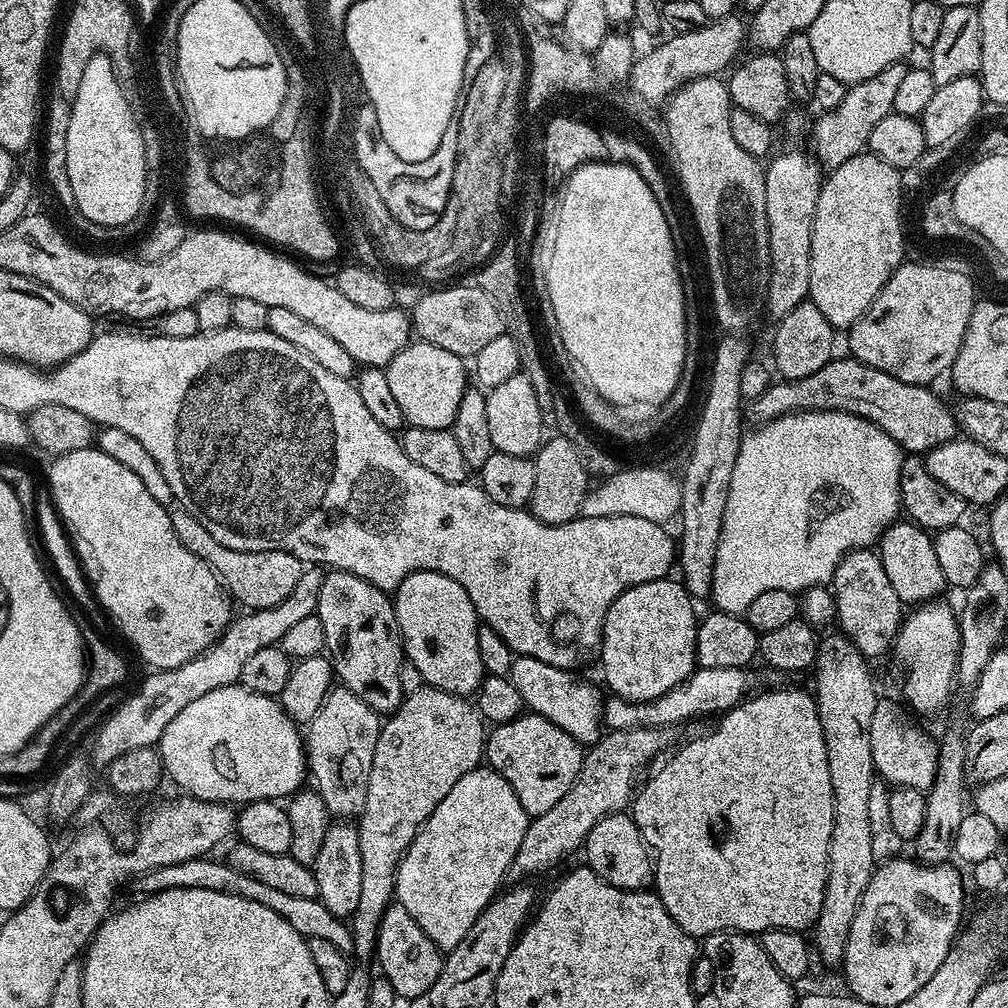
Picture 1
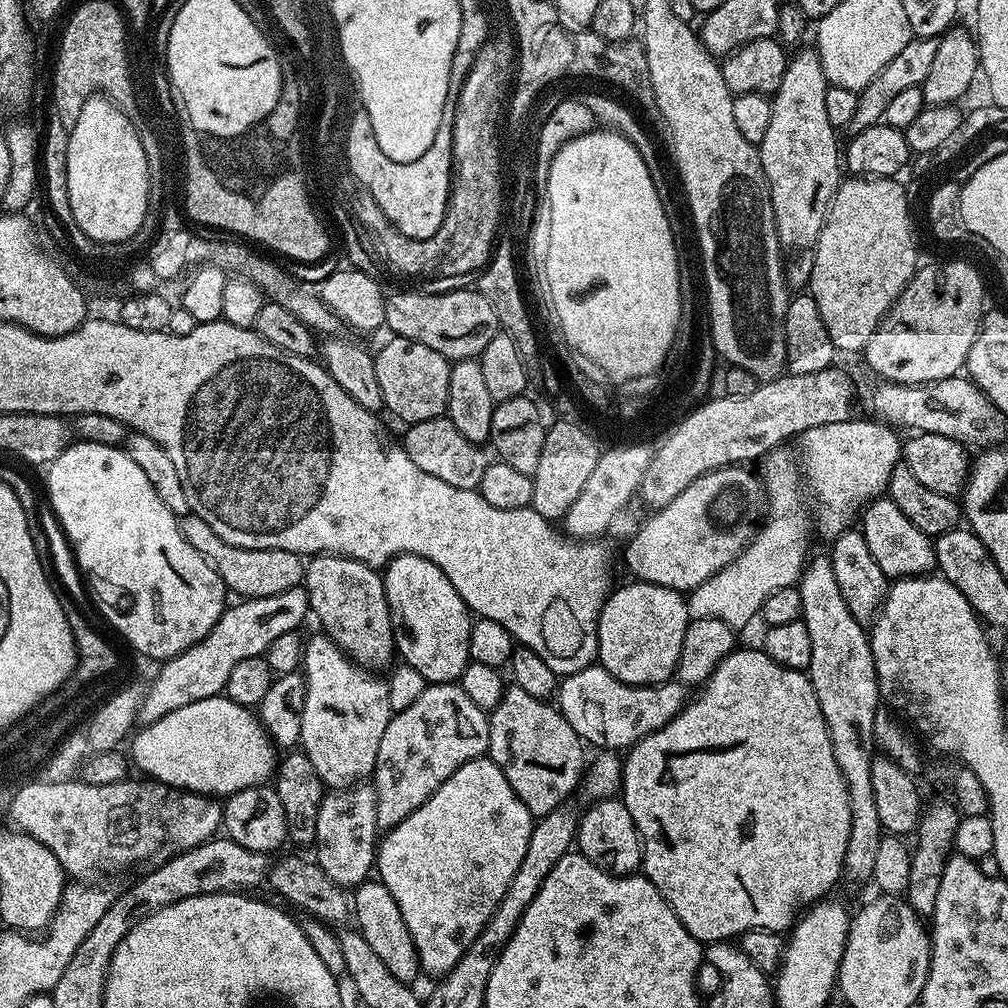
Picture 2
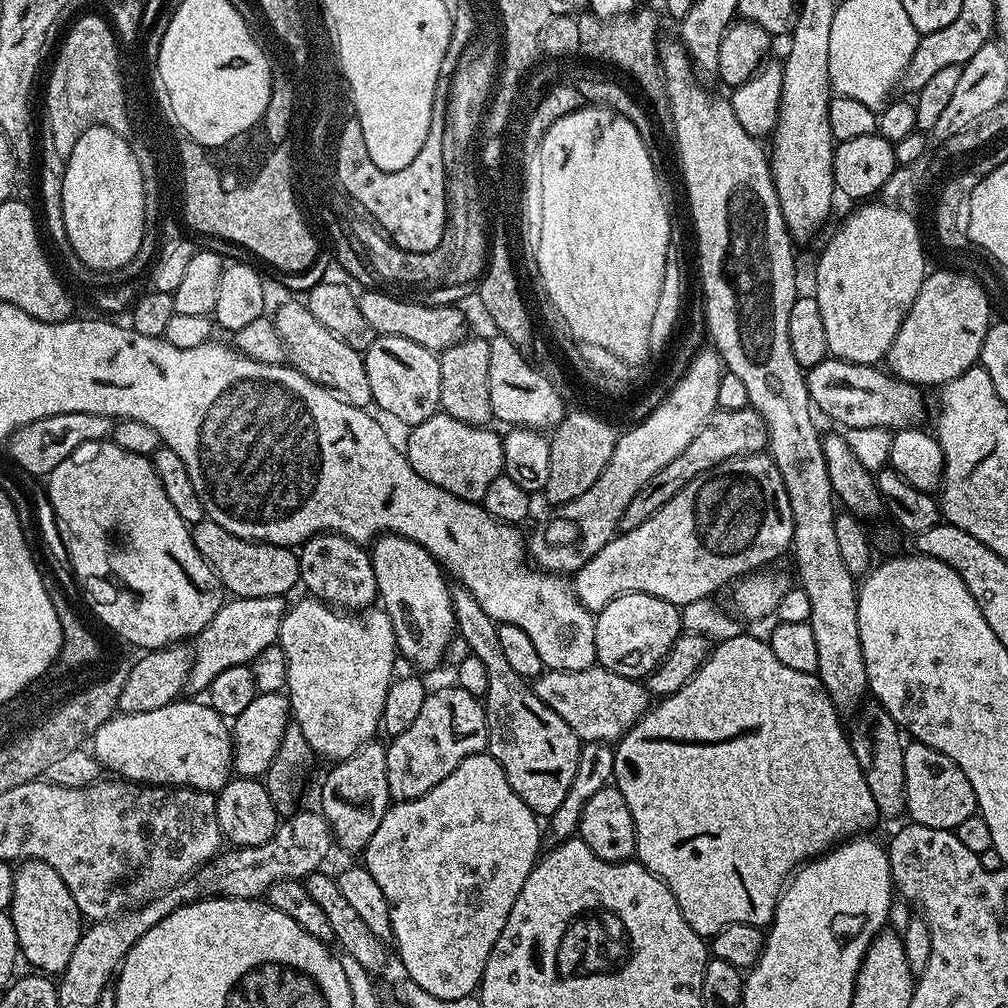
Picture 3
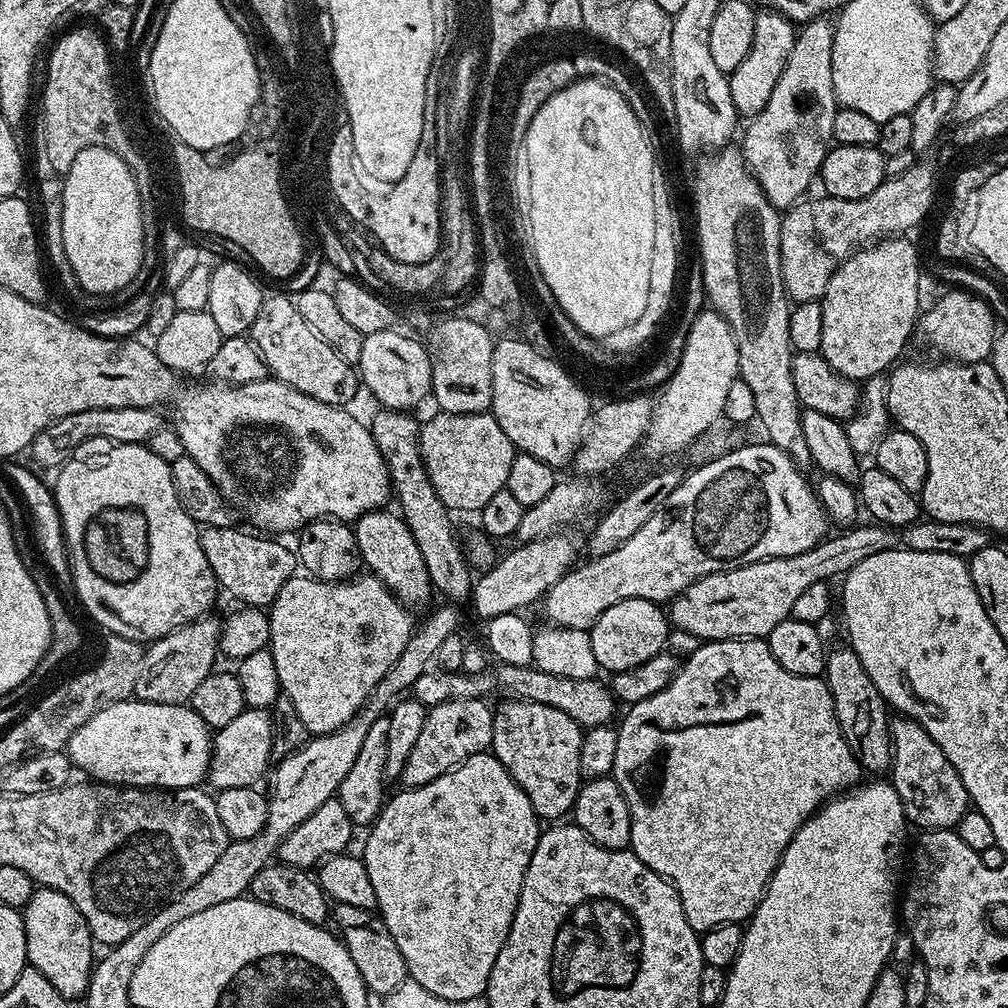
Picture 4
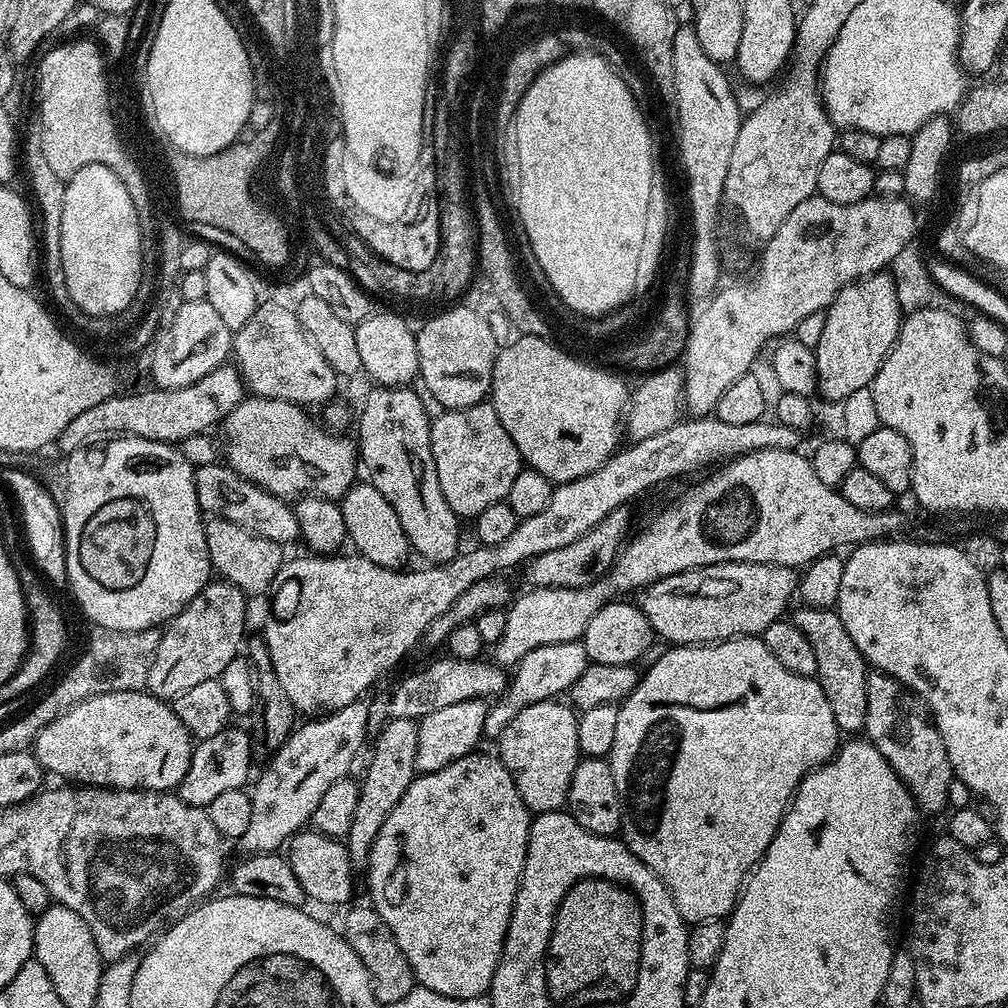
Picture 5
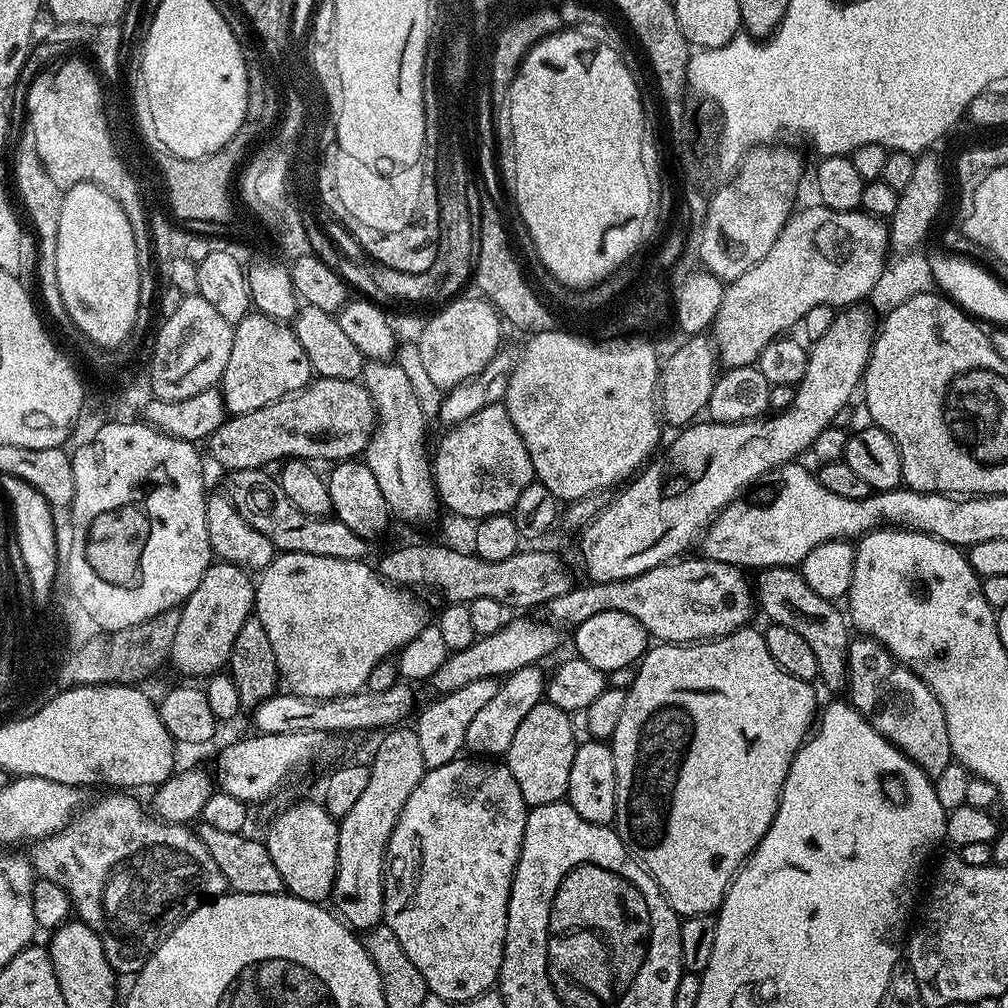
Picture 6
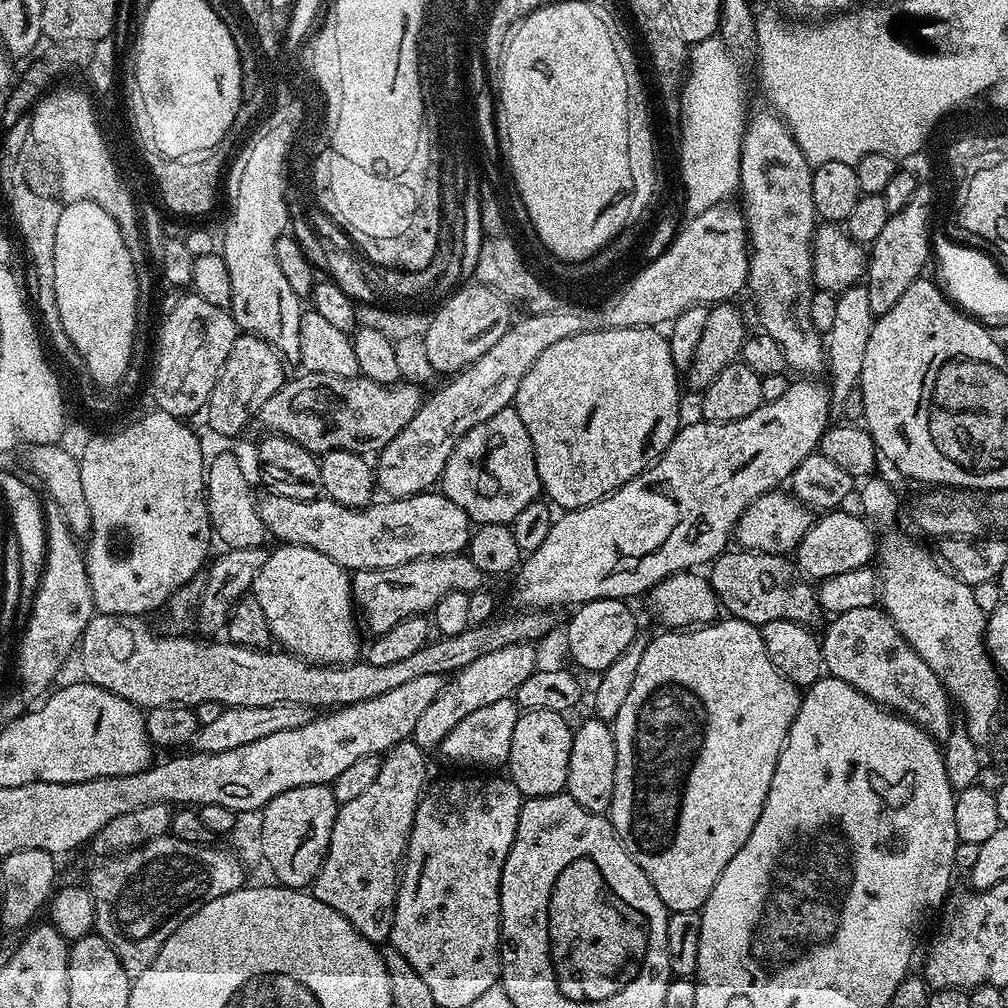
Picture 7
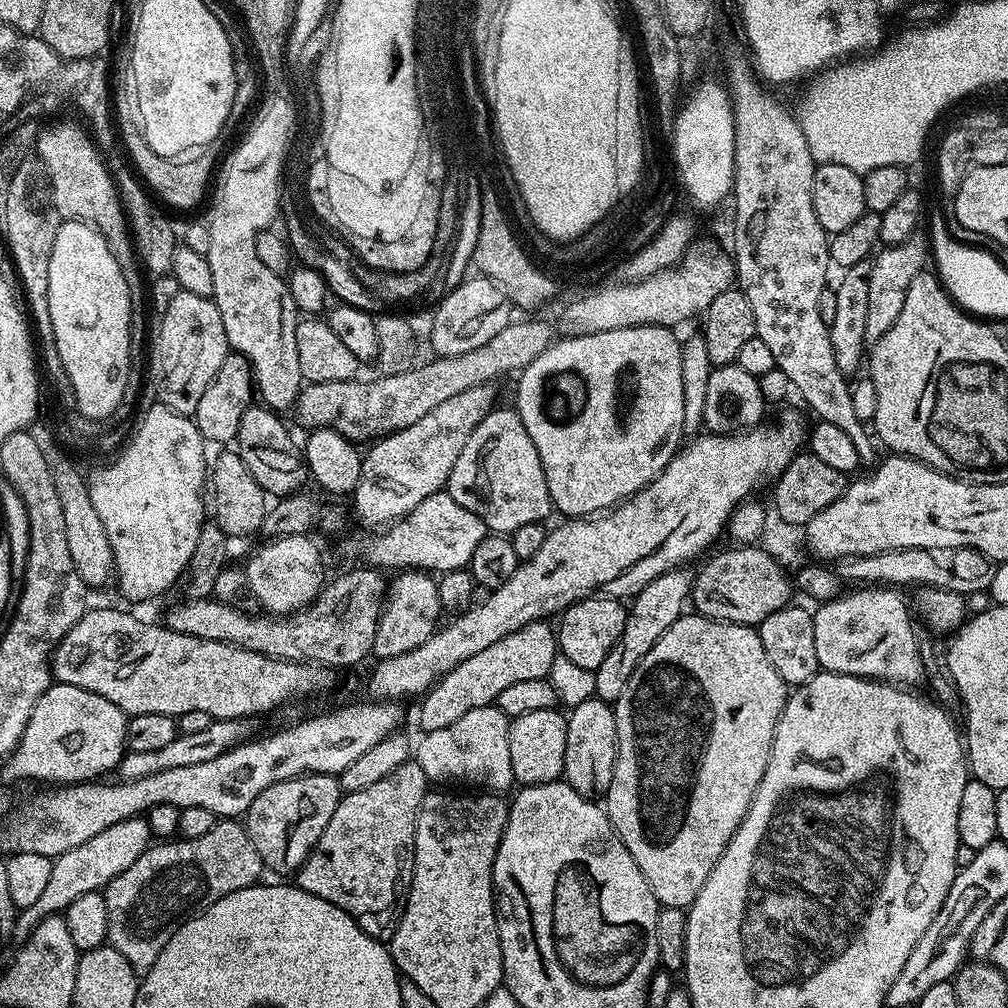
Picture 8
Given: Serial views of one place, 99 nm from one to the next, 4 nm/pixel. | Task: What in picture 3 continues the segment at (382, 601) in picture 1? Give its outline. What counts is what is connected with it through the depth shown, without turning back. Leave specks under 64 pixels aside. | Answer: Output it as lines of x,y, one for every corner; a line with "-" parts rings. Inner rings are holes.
320,533
304,542
298,550
300,581
311,597
338,610
366,610
379,595
371,553
336,533

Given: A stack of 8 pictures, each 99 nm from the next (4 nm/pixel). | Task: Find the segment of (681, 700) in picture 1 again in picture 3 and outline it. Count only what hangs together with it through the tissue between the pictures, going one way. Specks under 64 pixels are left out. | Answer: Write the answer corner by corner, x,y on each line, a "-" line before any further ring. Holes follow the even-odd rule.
599,666
586,670
544,670
531,685
534,694
538,694
538,698
574,730
581,742
619,742
650,707
650,693
640,680
631,680

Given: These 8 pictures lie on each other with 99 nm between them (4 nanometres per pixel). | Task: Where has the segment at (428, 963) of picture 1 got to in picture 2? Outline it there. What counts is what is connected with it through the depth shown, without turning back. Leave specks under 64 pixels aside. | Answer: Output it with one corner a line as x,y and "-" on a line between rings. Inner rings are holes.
369,878
351,893
350,904
354,909
354,920
356,916
355,927
378,954
378,958
382,958
382,963
390,969
390,974
405,982
412,982
416,975
421,975
414,938
410,938
410,930
406,930
406,922
402,922
402,910
398,910
398,902
394,902
390,890
386,890
379,879

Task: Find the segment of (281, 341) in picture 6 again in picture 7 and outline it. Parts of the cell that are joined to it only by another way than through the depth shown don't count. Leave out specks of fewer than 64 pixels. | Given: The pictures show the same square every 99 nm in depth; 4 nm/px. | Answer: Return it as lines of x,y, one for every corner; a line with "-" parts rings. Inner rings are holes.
237,335
234,346
230,346
230,354
226,354
226,362
222,362
218,382
214,382
214,390
206,405
209,426
220,436
238,435
248,420
250,424
260,411
262,402
286,383
284,367
285,361
273,344
267,344
257,336

